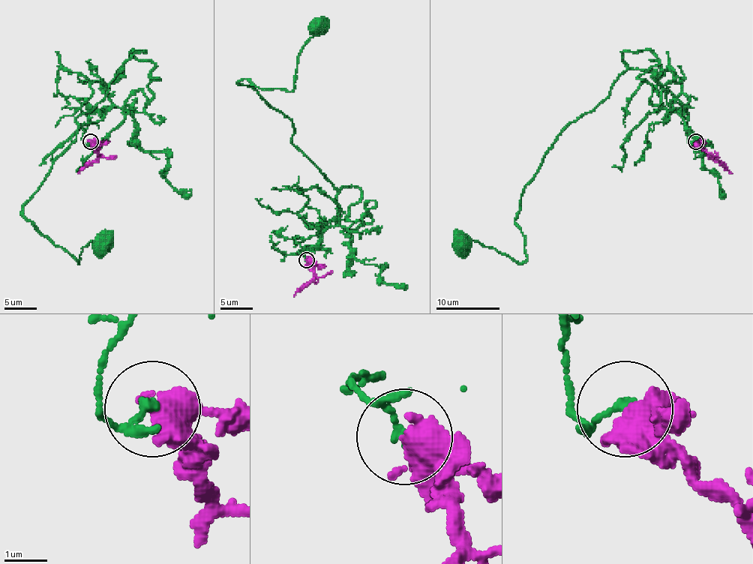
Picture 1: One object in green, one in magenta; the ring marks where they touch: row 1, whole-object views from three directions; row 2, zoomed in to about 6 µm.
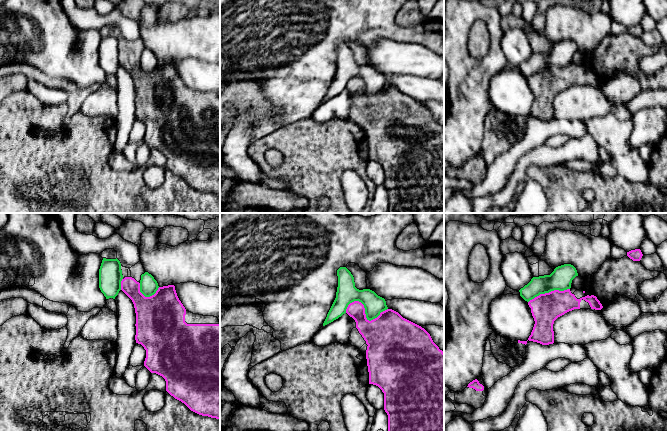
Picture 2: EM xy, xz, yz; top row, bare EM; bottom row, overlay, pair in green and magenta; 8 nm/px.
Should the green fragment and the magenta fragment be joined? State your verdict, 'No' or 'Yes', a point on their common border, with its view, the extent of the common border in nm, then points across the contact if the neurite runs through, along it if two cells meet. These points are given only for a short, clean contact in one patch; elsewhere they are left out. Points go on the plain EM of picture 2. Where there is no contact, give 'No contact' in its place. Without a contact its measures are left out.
No. Touches green at xz (365, 86). Shared border 340 nm. Boundary: xz (387, 84), (370, 96), (358, 77), (352, 77), (345, 88)

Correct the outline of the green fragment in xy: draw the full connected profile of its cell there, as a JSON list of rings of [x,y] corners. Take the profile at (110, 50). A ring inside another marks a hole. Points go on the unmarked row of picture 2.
[[[103,34],[99,45],[99,64],[106,75],[115,75],[121,66],[122,55],[123,51],[120,37],[117,34]]]

